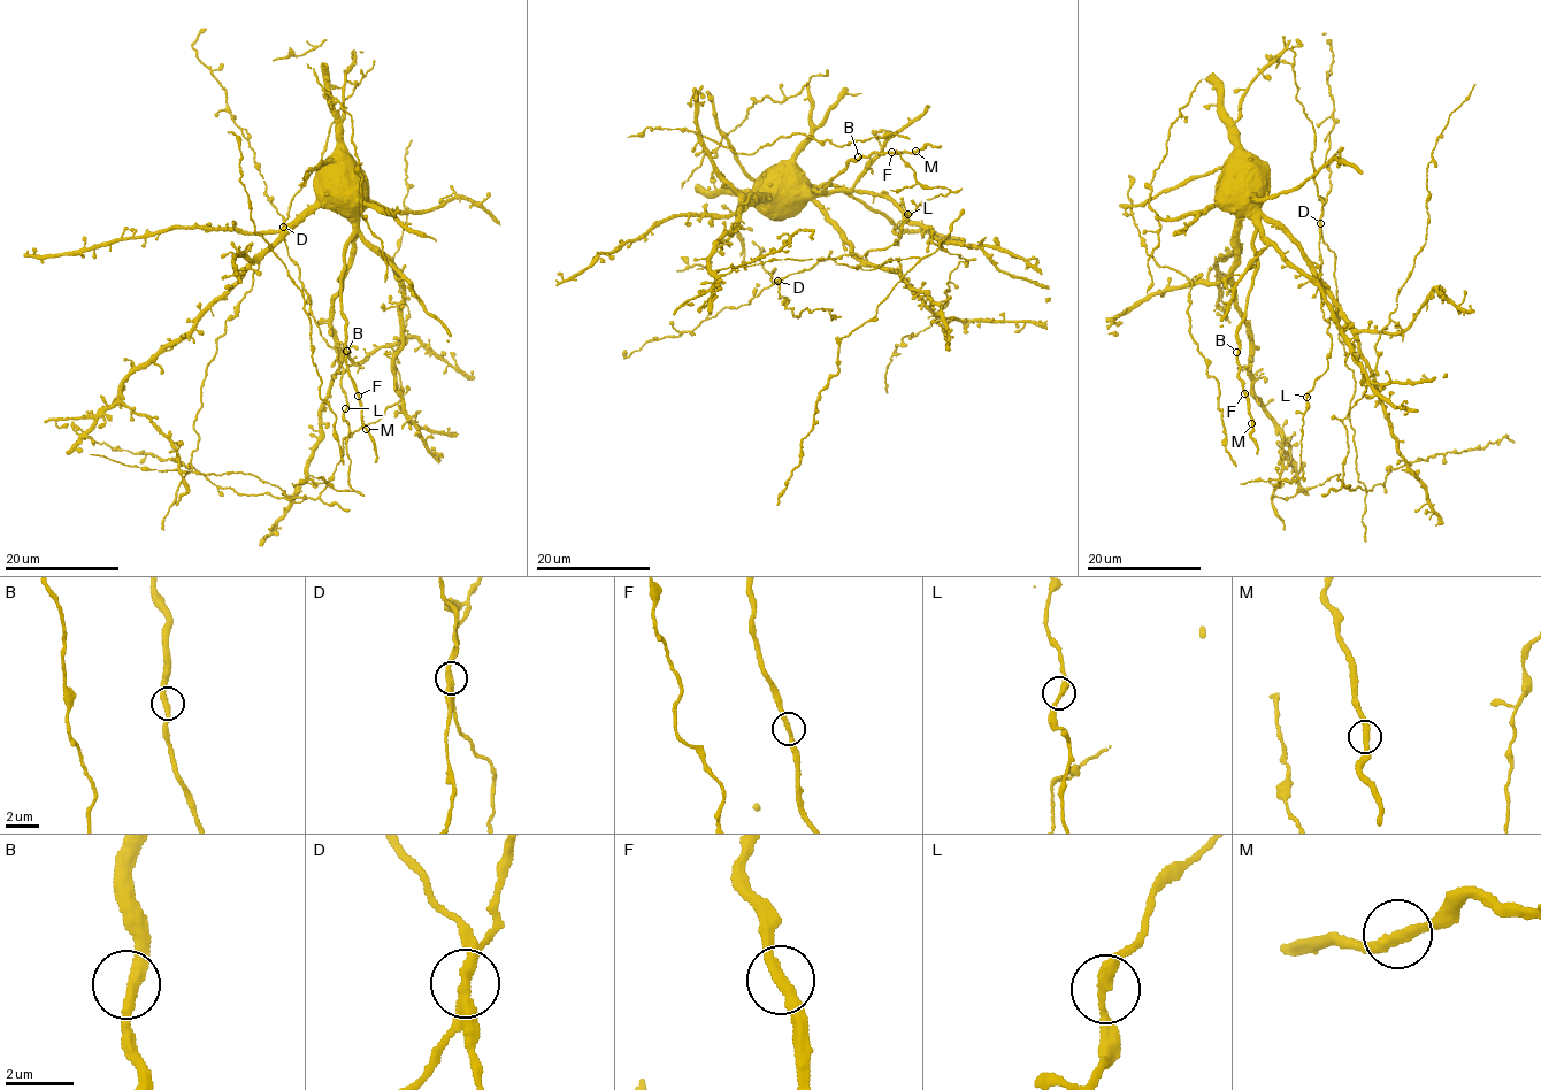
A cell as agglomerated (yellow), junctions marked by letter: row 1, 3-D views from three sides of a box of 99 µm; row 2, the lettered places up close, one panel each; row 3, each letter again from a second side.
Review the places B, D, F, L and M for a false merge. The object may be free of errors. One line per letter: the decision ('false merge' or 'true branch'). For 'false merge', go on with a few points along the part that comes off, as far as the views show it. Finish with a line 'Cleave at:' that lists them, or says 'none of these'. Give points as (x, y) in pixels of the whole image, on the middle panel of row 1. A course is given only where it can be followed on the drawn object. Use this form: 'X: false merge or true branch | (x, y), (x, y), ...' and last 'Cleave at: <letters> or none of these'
B: true branch
D: false merge | (777, 282), (794, 316), (807, 307), (841, 317)
F: true branch
L: true branch
M: true branch
Cleave at: D

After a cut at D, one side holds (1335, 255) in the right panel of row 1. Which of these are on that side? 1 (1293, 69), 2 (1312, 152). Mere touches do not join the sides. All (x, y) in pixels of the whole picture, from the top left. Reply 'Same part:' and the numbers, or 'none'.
Same part: 1, 2

